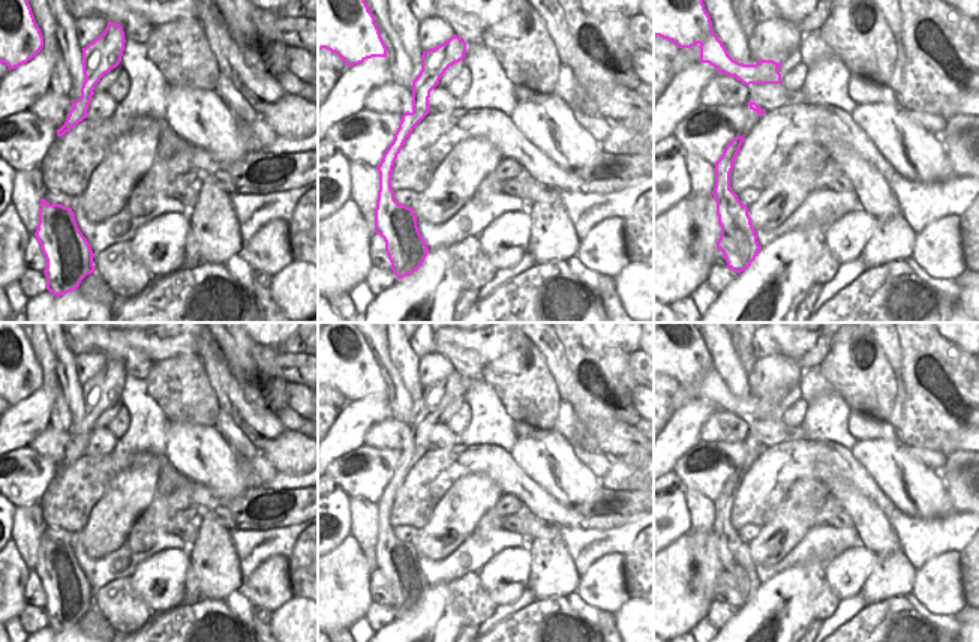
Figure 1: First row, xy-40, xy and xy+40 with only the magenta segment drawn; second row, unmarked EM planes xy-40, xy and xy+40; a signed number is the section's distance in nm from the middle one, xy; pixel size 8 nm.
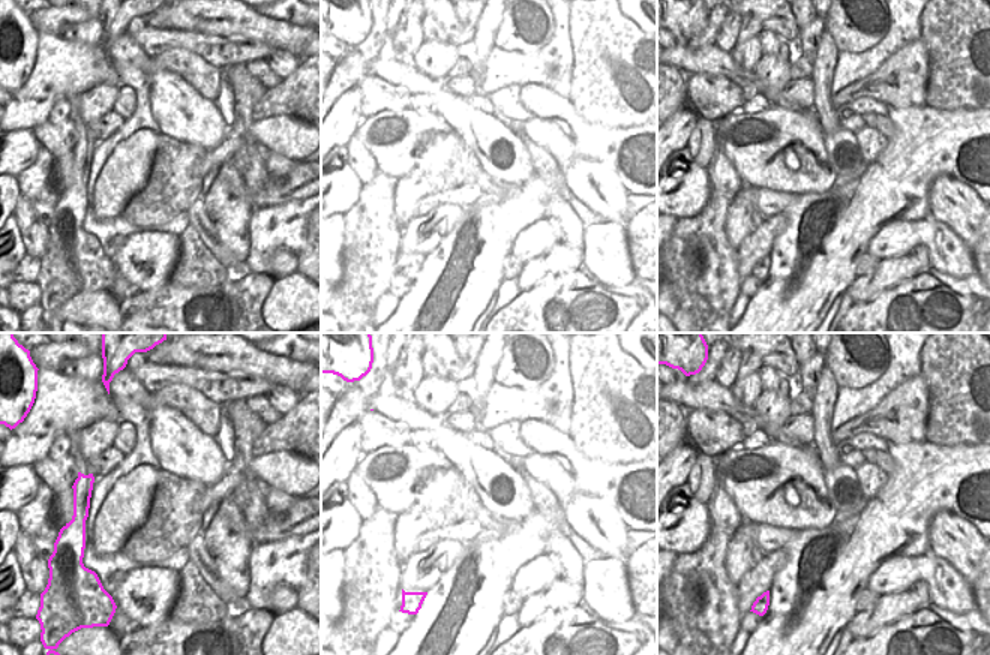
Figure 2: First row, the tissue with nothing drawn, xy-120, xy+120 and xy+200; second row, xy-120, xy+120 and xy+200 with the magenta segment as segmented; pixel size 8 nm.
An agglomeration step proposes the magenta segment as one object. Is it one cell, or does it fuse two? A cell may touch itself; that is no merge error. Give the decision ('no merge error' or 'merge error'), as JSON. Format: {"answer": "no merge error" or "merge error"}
{"answer": "merge error"}

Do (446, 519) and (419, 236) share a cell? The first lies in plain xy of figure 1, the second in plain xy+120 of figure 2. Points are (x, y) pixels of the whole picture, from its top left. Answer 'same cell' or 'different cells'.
same cell

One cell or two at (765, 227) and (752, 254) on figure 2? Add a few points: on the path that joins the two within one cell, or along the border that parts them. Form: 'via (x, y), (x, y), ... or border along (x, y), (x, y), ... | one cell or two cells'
via (765, 233), (755, 248) | one cell

